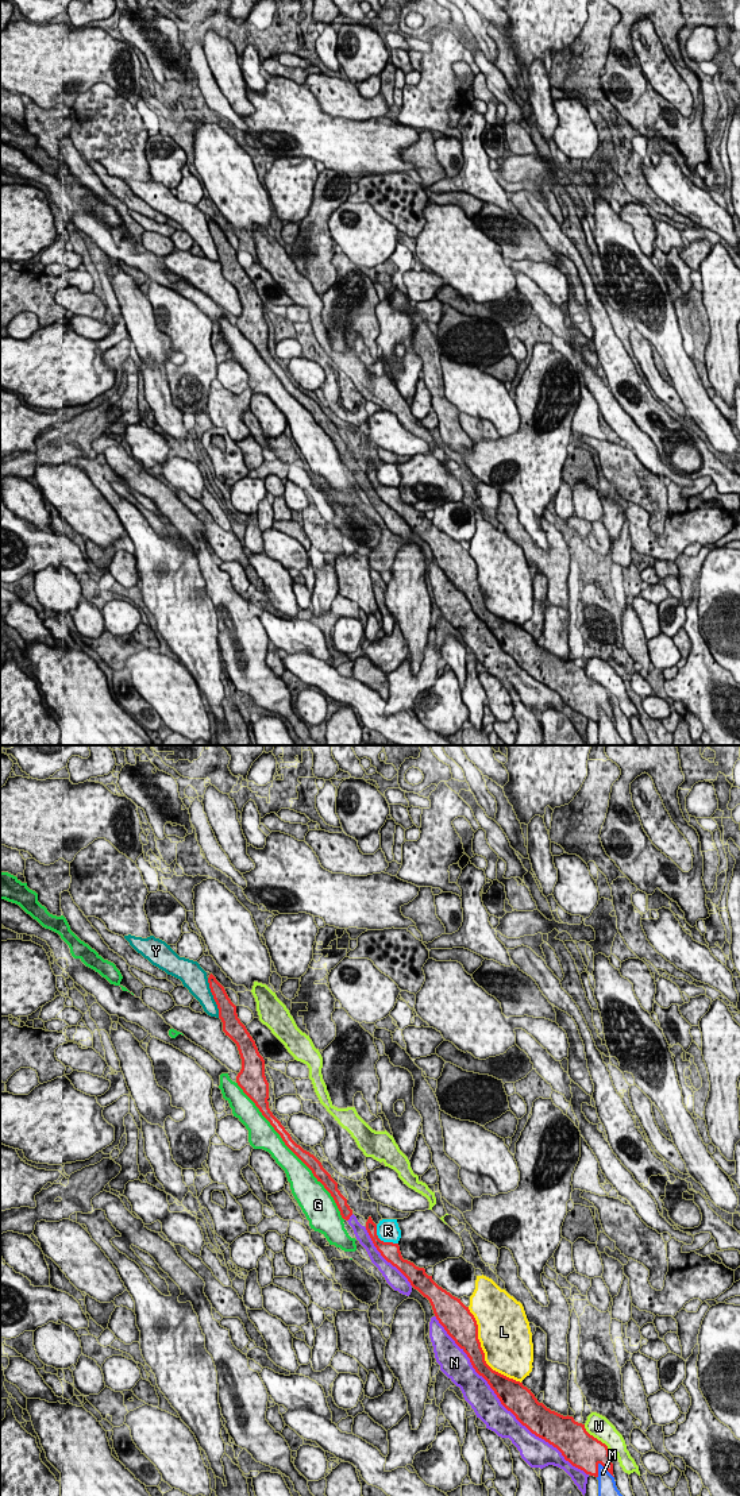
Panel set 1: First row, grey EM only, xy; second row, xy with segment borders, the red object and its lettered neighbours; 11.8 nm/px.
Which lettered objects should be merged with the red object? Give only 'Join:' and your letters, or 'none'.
Join: N

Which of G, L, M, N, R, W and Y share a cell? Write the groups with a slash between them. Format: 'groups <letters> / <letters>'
groups G / L / M / N / R / W / Y

